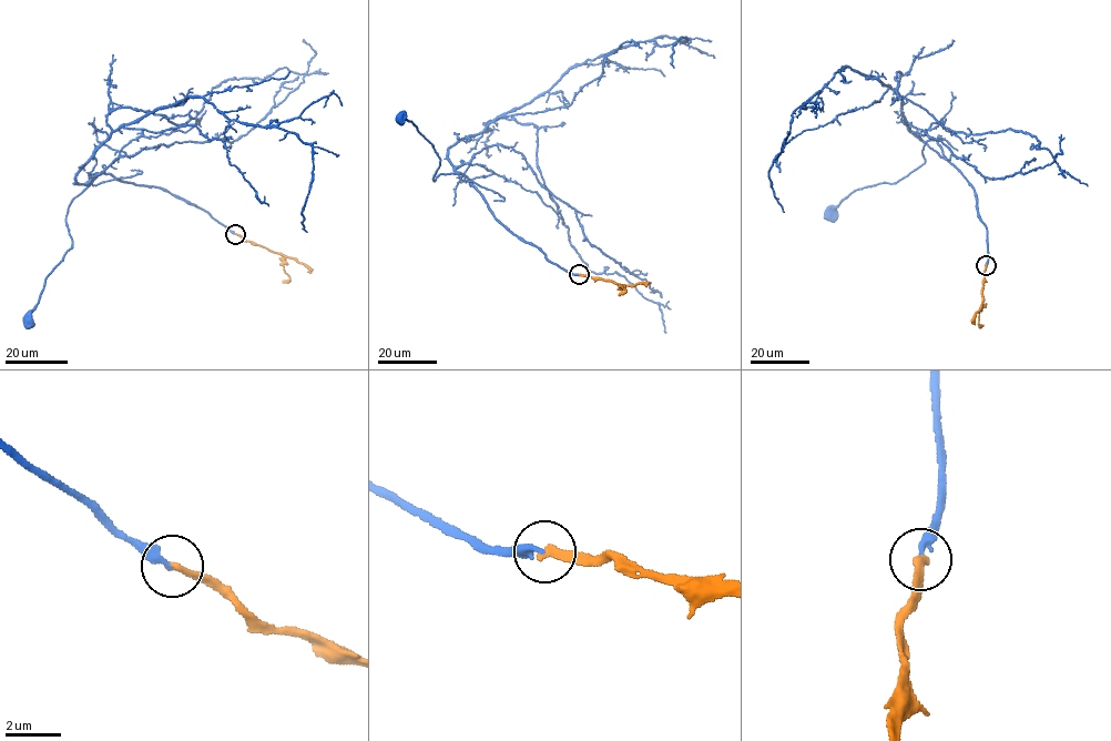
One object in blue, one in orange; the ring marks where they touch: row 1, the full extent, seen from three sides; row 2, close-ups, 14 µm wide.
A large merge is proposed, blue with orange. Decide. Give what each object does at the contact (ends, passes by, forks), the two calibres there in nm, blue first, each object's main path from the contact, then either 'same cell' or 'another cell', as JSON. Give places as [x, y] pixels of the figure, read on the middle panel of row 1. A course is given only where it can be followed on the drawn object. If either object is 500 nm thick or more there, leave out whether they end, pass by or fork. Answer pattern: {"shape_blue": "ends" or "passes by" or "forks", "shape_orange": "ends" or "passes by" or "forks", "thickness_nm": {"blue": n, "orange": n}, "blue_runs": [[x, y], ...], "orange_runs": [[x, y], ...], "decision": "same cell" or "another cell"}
{"shape_blue": "ends", "shape_orange": "ends", "thickness_nm": {"blue": 260, "orange": 280}, "blue_runs": [[579, 274], [550, 263], [509, 232], [467, 178], [441, 174], [435, 181], [439, 156], [417, 127], [399, 118]], "orange_runs": [[579, 274], [621, 284], [623, 286], [620, 287], [625, 290], [619, 295]], "decision": "another cell"}

